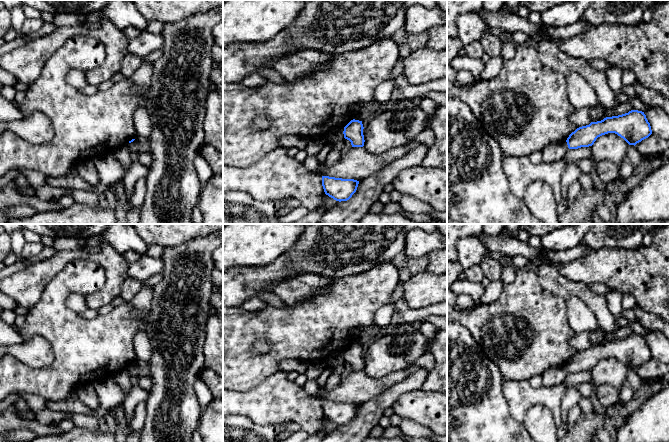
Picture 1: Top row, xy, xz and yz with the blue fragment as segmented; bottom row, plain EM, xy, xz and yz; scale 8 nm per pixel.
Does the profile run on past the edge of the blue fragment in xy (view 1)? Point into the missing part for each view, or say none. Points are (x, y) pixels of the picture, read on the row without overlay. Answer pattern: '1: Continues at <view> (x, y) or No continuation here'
1: No continuation here

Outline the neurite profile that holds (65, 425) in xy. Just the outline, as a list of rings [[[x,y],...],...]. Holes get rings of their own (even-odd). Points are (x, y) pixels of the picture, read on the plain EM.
[[[66,418],[66,419],[62,420],[58,424],[58,426],[65,433],[65,432],[68,432],[68,431],[70,431],[70,430],[72,430],[74,428],[74,423],[72,422],[71,419]]]

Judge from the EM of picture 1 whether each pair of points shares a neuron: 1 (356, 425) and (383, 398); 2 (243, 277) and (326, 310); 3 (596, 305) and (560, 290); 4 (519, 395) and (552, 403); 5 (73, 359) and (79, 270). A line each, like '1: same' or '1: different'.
1: same
2: different
3: same
4: same
5: same

